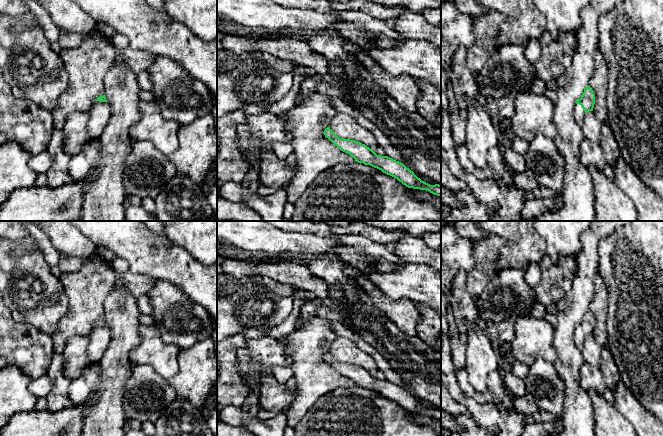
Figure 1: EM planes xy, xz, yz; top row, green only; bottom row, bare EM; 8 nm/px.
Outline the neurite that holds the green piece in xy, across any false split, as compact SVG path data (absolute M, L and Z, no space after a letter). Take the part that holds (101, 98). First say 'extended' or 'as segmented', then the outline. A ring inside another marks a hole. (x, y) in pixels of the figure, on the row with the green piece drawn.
extended | M99 96L89 110L88 133L92 140L98 140L100 133L110 121L112 112L106 96Z

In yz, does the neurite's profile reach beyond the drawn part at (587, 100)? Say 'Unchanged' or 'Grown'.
Grown

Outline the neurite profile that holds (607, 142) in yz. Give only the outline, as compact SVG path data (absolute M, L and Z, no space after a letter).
M608 123L603 124L601 138L598 143L605 157L606 164L613 166L621 158L621 152Z

